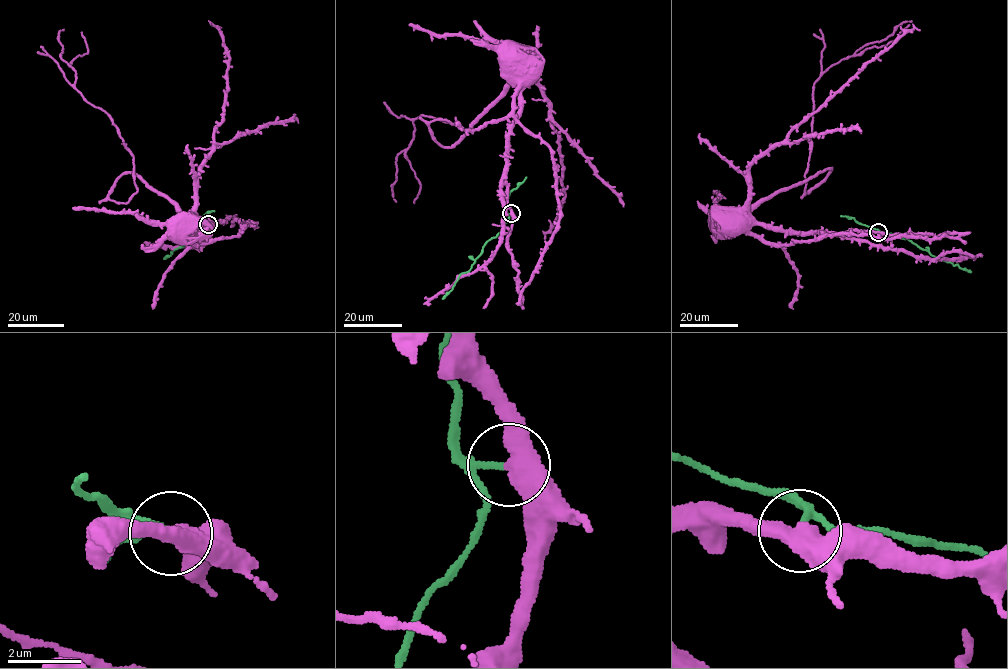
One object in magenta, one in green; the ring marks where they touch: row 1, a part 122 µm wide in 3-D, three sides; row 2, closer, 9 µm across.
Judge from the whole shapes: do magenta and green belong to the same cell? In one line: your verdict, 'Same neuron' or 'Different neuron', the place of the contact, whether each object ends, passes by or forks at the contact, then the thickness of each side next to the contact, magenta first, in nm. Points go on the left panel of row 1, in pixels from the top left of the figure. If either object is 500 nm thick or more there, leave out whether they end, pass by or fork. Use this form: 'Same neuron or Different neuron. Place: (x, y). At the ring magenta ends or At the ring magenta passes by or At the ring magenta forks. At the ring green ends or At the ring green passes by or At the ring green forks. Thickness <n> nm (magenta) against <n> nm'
Different neuron. Place: (208, 224). Thickness 500 nm (magenta) against 100 nm

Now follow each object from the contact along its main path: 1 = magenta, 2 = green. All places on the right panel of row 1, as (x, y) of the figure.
1: (878, 232), (790, 232), (757, 222), (745, 209), (717, 206), (717, 209)
2: (878, 232), (908, 239), (935, 257), (971, 272)

